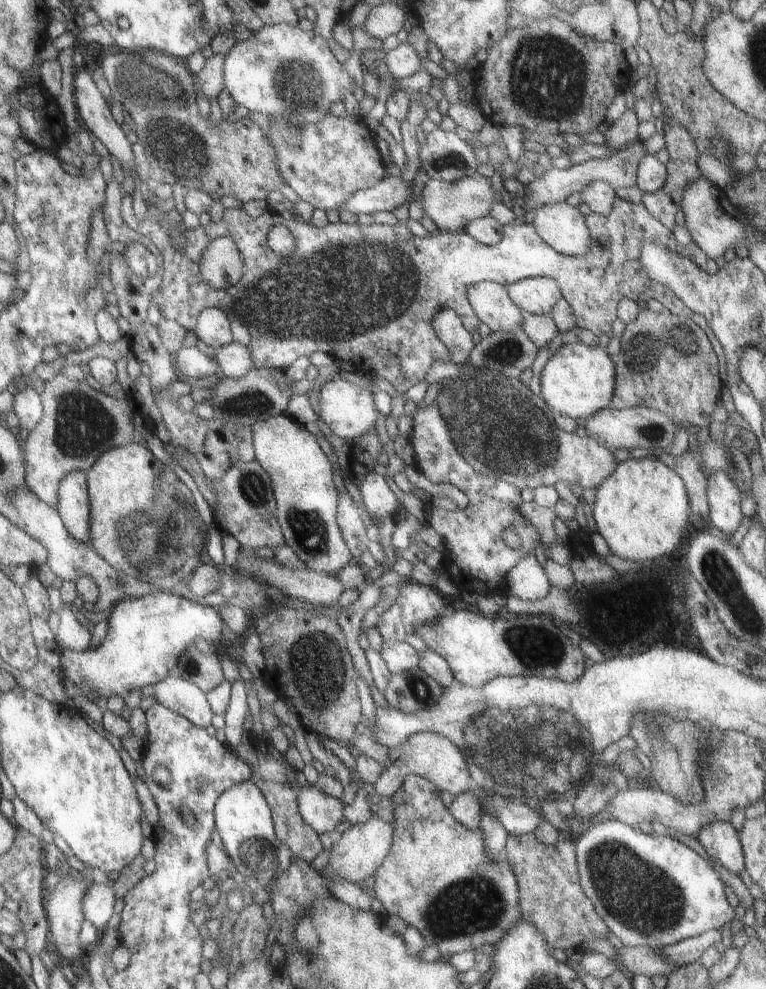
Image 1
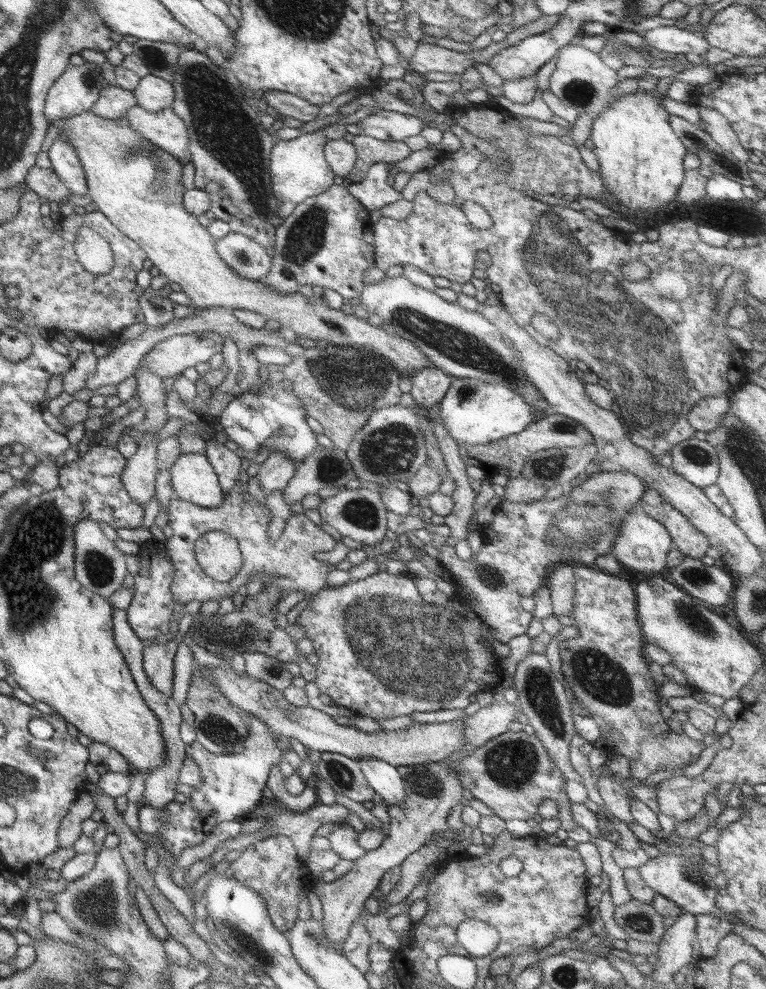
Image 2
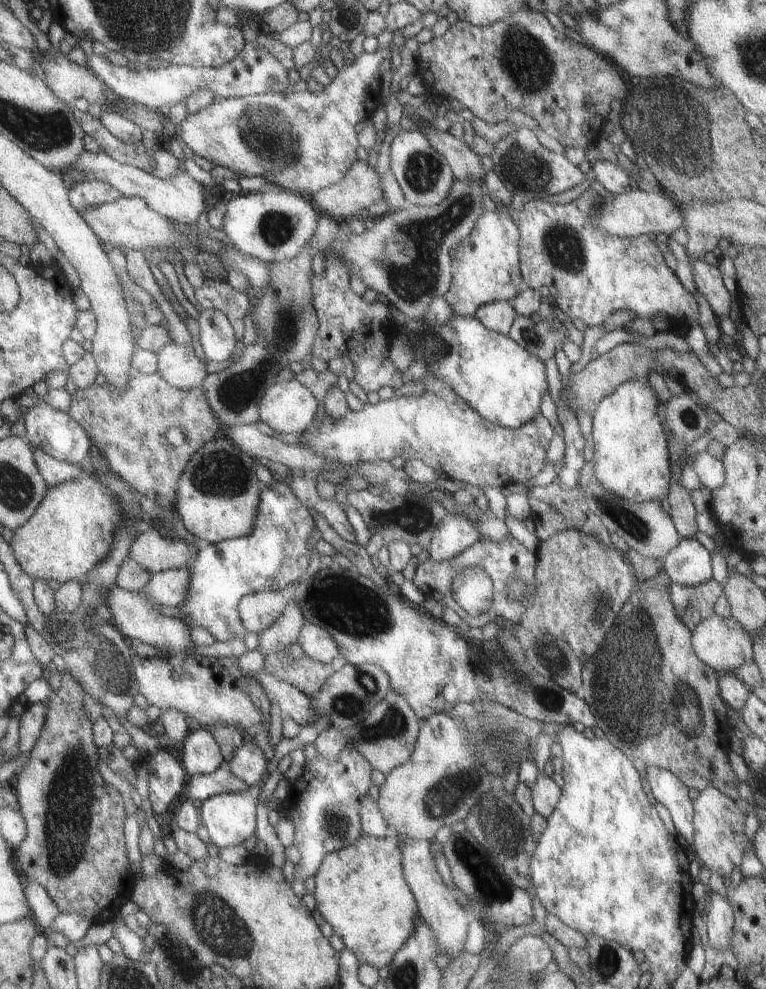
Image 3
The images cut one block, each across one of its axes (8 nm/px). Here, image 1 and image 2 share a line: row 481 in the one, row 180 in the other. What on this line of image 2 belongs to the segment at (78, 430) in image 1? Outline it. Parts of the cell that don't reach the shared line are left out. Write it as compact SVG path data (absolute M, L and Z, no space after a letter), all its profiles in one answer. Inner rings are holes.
M39 152L35 158L35 166L27 172L25 184L29 192L37 194L39 198L47 198L47 202L55 204L69 204L69 188L59 180L59 176L51 170L51 162L47 152Z

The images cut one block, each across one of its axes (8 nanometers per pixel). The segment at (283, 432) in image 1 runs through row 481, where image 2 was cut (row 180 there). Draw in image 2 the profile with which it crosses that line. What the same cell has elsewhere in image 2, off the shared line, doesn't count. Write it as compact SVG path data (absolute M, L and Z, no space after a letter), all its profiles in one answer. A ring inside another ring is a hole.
M321 130L311 134L301 134L293 140L277 140L269 152L269 176L271 176L271 194L275 200L275 216L285 220L297 204L325 192L333 186L333 170L323 158L325 138Z

